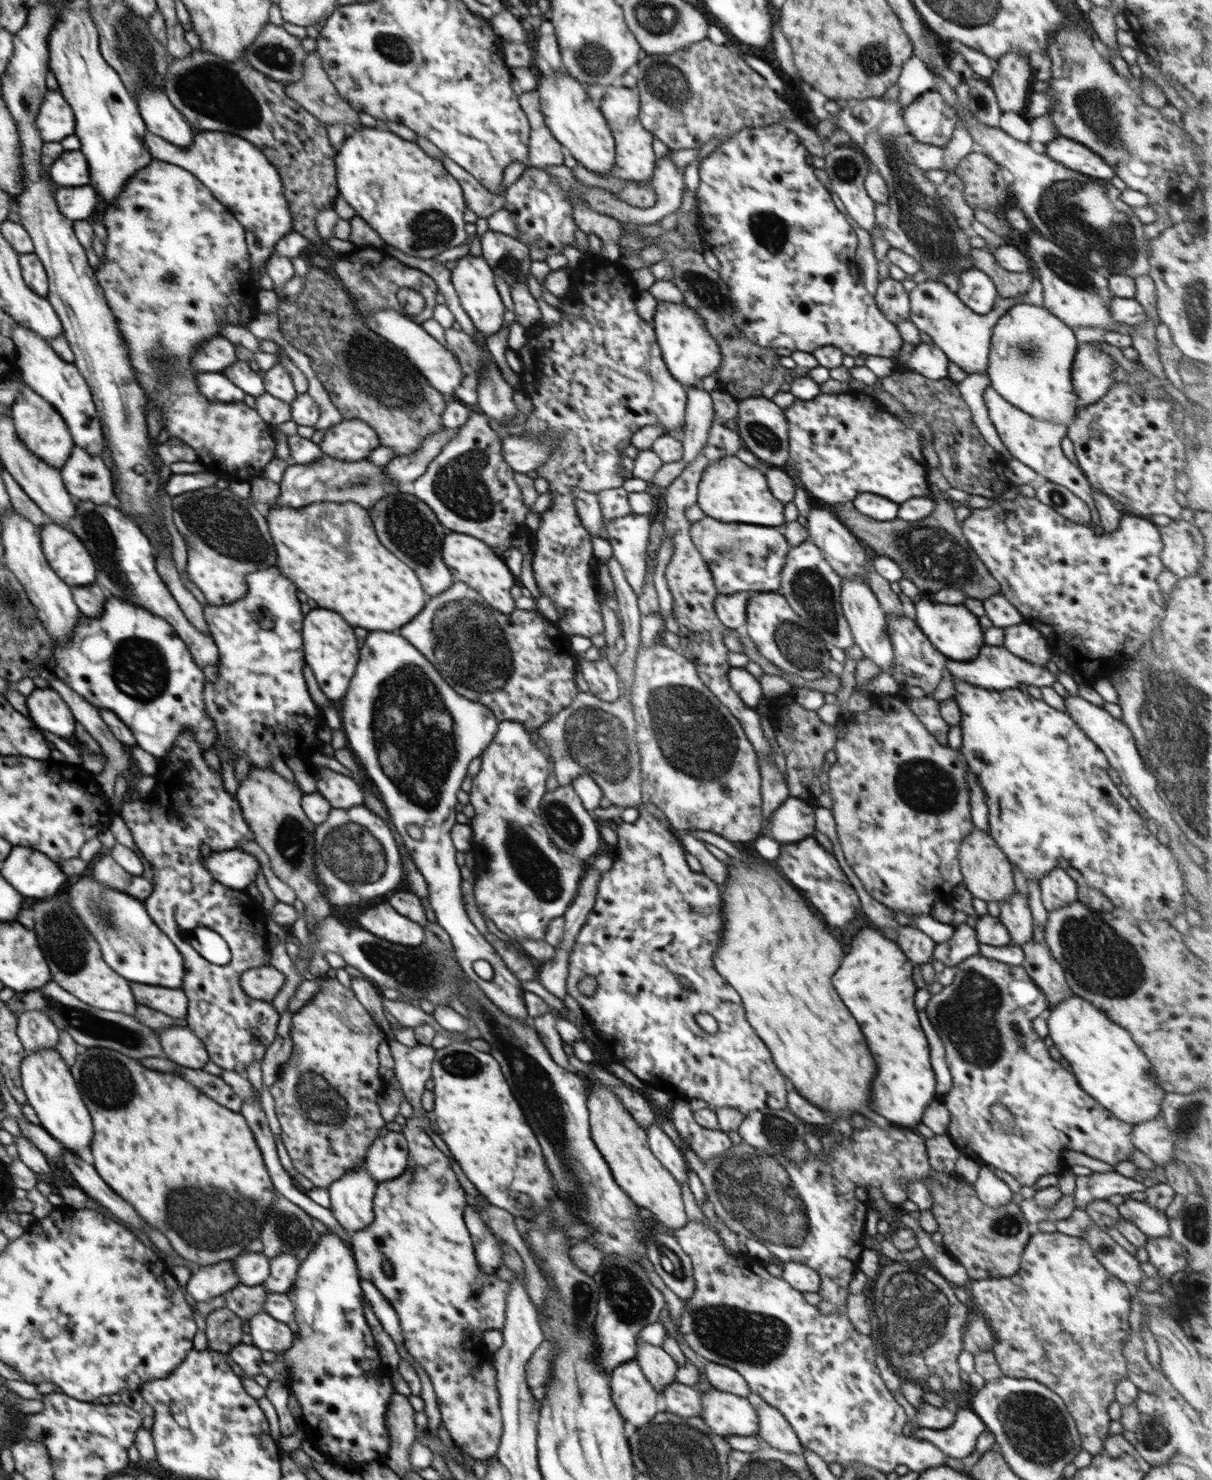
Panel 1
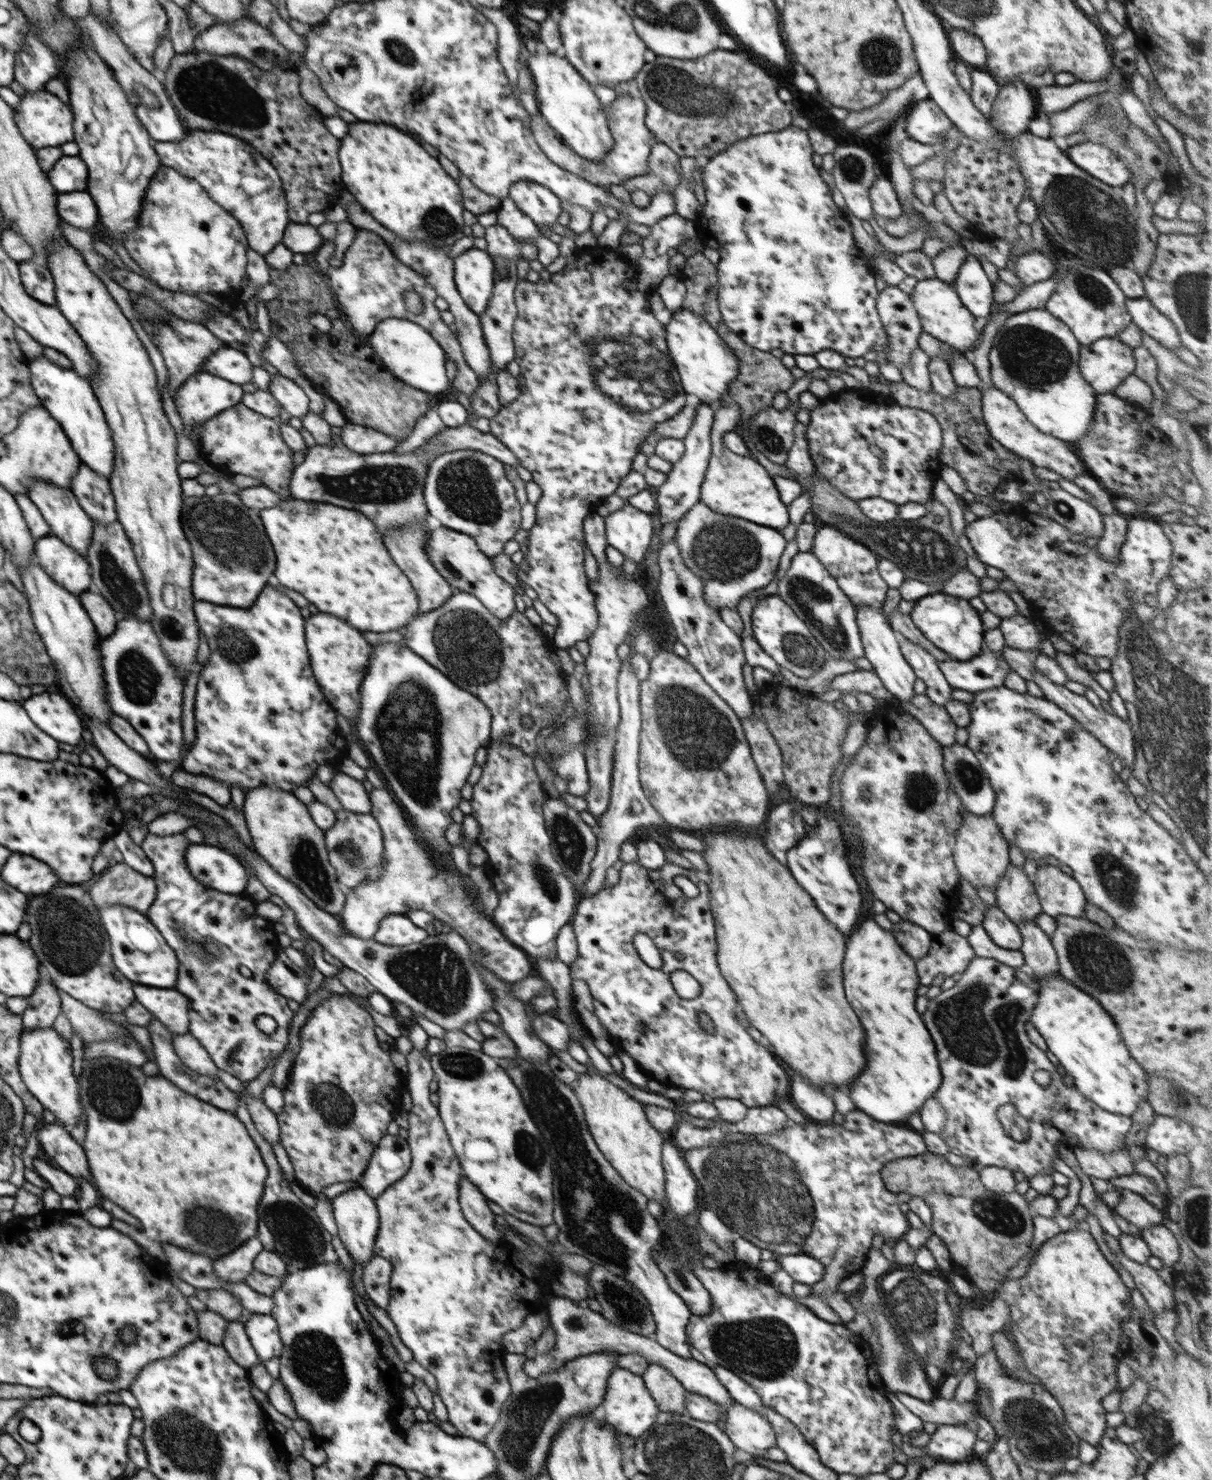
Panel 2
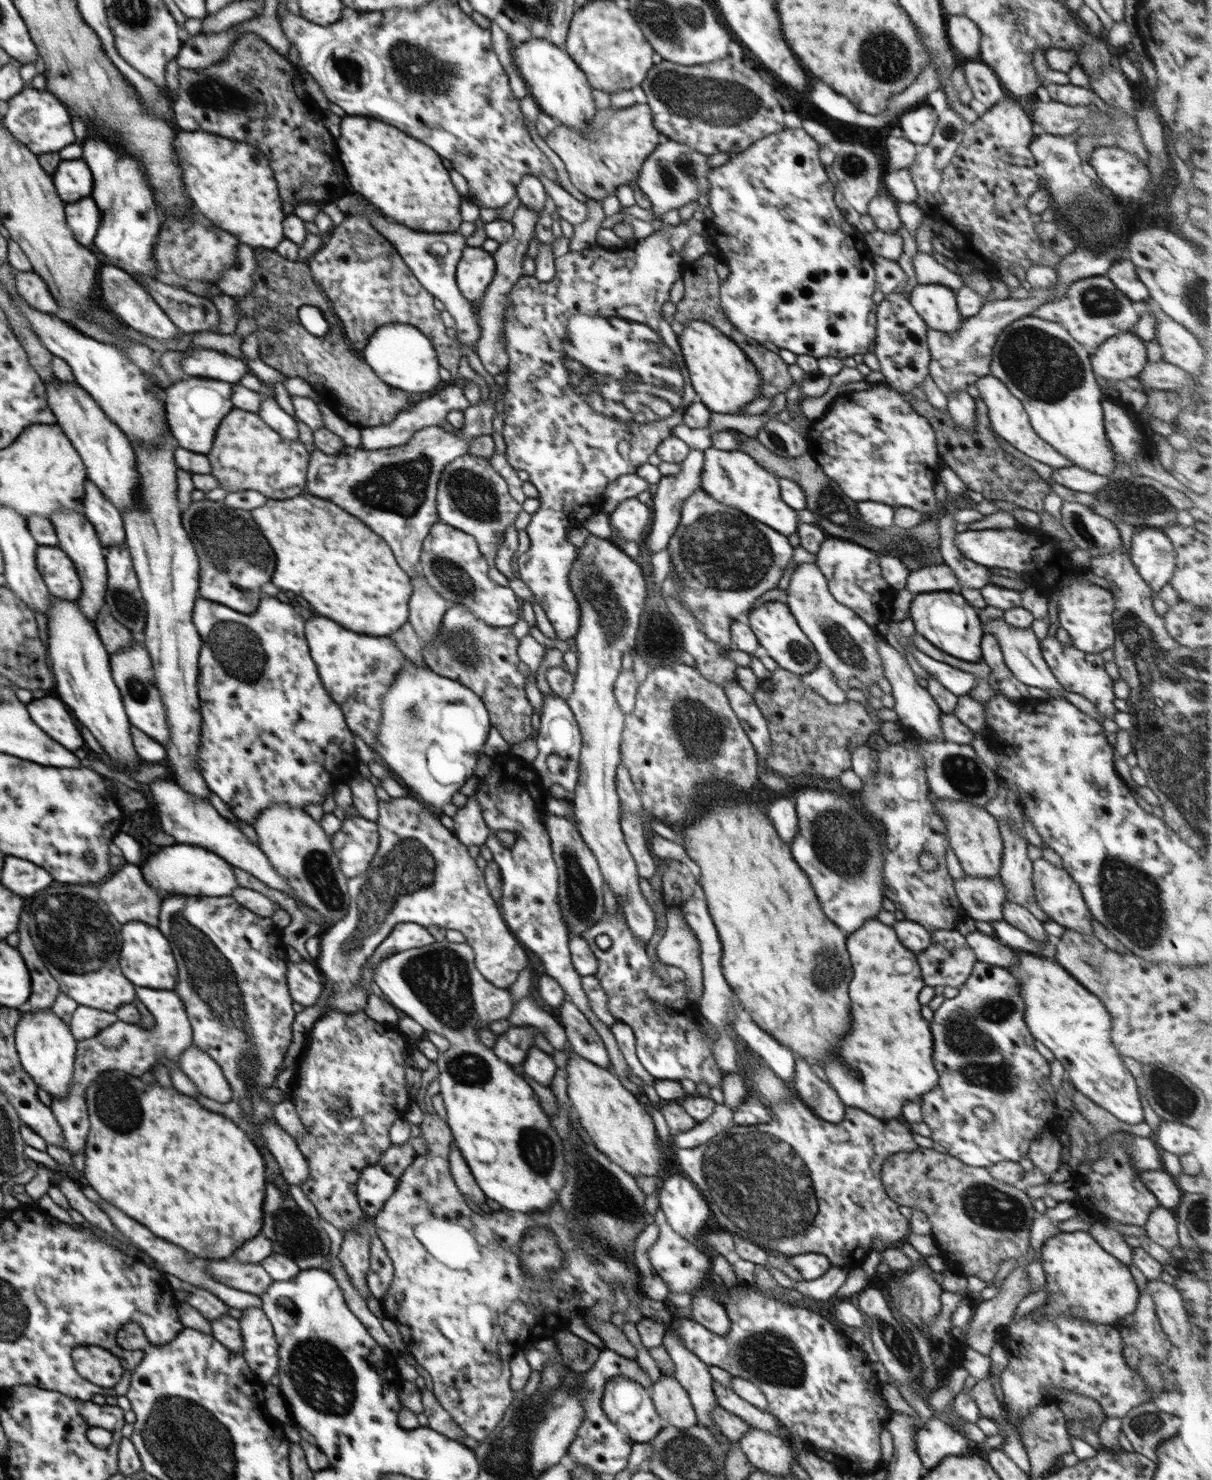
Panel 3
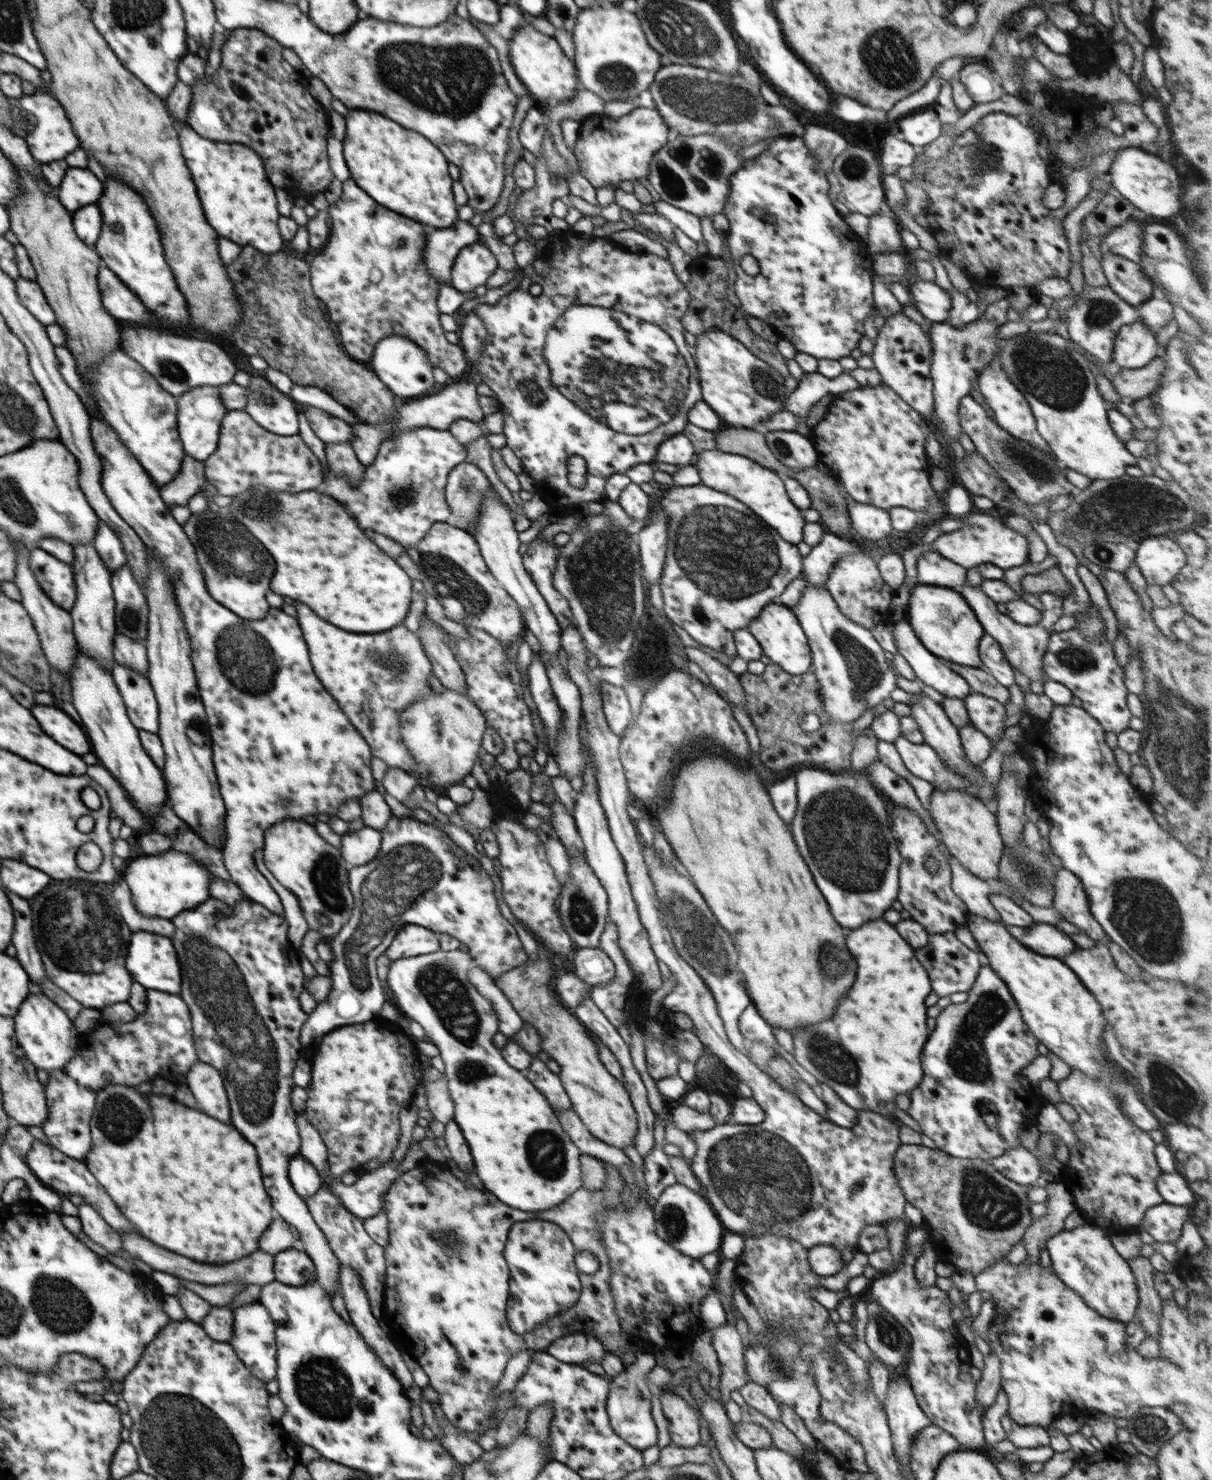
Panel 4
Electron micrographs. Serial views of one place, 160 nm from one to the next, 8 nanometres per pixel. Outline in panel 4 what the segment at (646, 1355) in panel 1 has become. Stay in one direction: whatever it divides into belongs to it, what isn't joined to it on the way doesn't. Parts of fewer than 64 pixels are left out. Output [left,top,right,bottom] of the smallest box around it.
[659,1392,700,1448]

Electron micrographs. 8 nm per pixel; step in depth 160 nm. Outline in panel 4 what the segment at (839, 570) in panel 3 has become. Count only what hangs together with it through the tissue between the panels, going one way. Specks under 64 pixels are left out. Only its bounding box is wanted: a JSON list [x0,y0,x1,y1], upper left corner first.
[825,551,894,628]

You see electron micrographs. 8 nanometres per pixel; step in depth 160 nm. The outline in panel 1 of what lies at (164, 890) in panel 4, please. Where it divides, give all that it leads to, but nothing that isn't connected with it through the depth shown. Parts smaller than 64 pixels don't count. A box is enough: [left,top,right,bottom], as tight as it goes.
[203,849,260,890]

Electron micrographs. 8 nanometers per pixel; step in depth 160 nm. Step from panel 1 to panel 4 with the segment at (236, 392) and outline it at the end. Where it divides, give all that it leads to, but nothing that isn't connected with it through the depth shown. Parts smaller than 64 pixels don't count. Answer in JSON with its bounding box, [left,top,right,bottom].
[176,386,228,463]

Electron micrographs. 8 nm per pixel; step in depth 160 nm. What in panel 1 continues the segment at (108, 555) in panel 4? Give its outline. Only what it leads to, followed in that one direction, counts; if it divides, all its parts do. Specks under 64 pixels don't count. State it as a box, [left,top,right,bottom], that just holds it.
[59,446,115,505]

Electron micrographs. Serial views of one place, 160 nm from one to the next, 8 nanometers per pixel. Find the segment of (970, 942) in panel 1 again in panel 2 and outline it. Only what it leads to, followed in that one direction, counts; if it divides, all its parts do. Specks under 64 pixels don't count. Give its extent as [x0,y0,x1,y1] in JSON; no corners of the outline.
[916,929,976,986]

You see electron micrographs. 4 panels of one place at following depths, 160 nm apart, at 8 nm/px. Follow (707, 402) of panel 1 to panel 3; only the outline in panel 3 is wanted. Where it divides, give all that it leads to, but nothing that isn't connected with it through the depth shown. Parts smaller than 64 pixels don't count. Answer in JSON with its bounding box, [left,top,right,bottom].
[644,449,704,556]

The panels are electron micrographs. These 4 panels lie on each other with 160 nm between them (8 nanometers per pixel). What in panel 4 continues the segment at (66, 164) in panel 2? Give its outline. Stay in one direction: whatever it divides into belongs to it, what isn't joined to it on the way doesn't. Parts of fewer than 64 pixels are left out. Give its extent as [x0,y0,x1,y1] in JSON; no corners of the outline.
[56,167,105,212]

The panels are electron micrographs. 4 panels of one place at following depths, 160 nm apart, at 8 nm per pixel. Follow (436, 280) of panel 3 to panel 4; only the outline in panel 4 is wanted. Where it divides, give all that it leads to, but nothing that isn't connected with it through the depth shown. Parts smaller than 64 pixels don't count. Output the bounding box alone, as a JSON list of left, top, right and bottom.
[424,220,478,284]

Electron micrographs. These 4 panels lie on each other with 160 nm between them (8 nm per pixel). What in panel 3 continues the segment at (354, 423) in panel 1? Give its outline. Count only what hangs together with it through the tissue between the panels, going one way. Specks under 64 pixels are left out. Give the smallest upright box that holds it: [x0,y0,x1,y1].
[360,382,470,451]

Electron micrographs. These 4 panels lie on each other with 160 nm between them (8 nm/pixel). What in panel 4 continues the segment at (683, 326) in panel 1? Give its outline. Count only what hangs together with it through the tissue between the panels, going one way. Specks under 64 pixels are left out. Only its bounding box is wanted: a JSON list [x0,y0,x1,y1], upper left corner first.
[694,329,791,429]

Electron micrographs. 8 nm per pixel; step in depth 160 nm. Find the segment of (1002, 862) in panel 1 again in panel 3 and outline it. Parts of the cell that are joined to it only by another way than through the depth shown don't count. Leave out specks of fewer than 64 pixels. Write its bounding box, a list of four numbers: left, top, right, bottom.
[937,798,1003,878]

